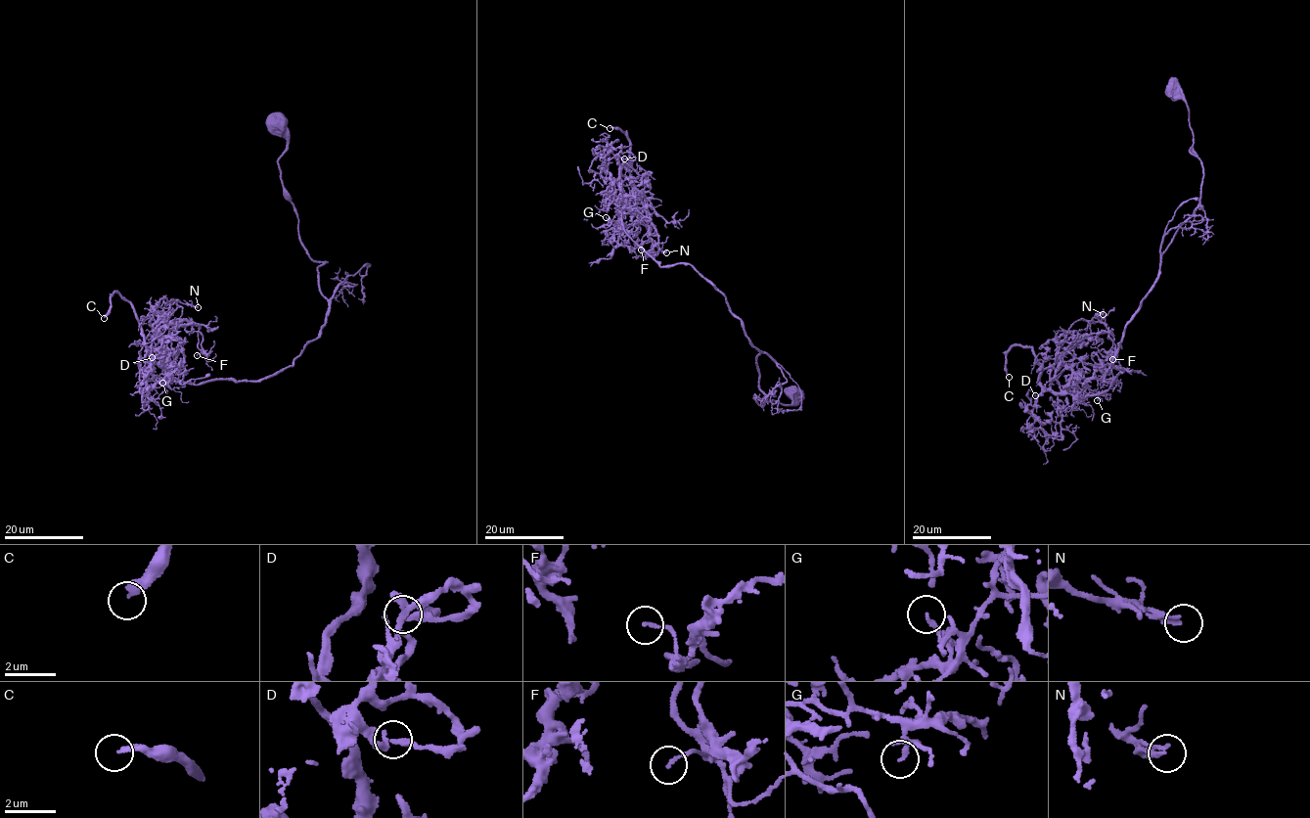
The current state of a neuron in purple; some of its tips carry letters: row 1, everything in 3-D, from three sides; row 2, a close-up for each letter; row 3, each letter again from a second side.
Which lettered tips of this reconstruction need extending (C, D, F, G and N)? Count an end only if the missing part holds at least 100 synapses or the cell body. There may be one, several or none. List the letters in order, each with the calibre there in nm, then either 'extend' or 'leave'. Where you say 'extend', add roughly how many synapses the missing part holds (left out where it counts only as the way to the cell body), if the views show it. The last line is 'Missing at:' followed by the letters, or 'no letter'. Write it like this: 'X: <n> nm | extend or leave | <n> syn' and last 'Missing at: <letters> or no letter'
C: 260 nm | extend | 110 syn
D: 190 nm | leave
F: 140 nm | leave
G: 150 nm | leave
N: 170 nm | leave
Missing at: C

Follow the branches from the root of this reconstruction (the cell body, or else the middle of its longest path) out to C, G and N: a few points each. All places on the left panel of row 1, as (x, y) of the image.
C: (277, 123), (299, 243), (327, 262), (319, 337), (266, 379), (199, 385), (156, 363), (116, 292), (104, 318)
G: (277, 123), (299, 243), (327, 262), (317, 269), (326, 324), (266, 379), (199, 385), (167, 372), (162, 383)
N: (277, 123), (326, 324), (266, 379), (191, 384), (161, 363), (153, 312), (198, 307)

